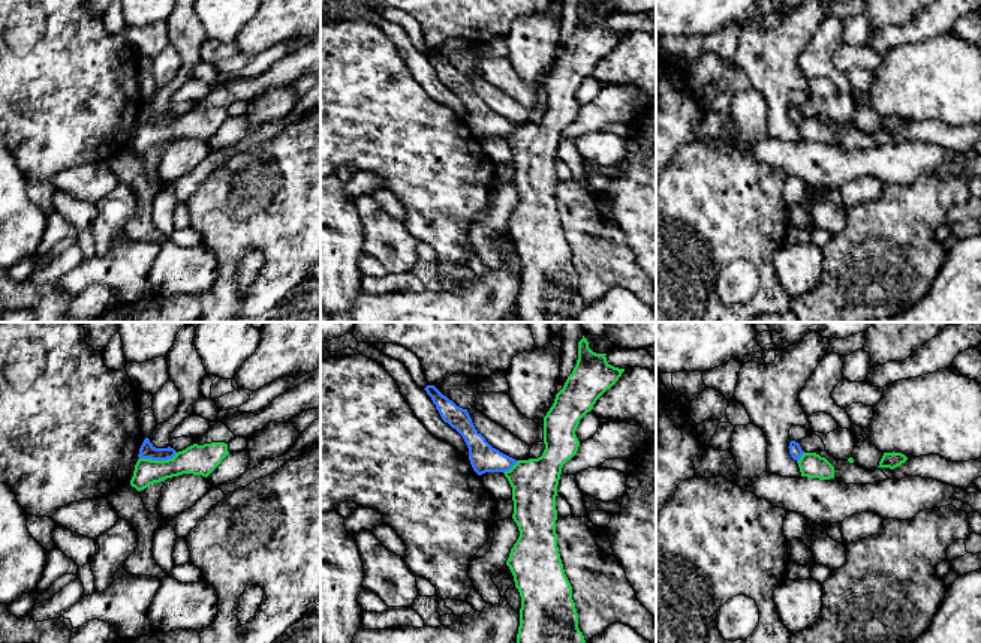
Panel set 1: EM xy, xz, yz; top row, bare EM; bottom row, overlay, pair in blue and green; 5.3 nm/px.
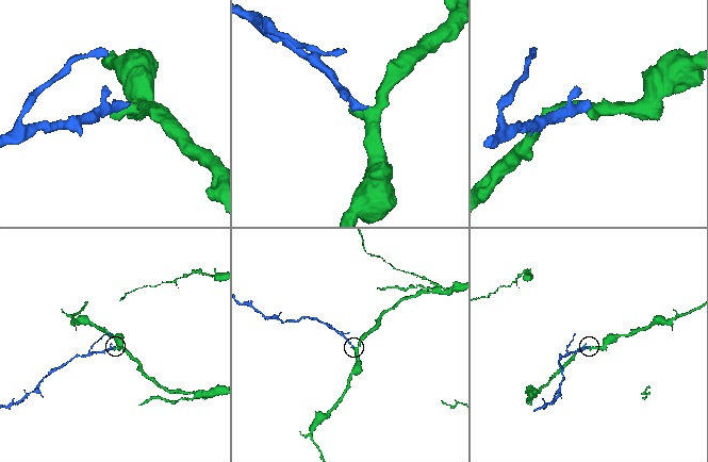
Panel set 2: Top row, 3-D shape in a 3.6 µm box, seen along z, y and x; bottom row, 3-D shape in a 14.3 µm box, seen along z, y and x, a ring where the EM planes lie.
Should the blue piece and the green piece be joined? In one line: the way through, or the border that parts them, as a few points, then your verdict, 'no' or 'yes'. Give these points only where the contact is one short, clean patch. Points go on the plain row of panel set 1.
along xy (175, 116), (166, 123), (140, 122) | no

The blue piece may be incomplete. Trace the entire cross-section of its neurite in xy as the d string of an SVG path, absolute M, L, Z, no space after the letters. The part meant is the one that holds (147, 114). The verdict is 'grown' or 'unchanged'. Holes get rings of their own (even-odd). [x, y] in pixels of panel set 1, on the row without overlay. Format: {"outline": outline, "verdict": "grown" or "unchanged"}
{"outline": "M148 102L144 103L141 112L139 112L139 123L151 123L151 124L168 124L175 120L175 114L168 112L156 112Z", "verdict": "unchanged"}

